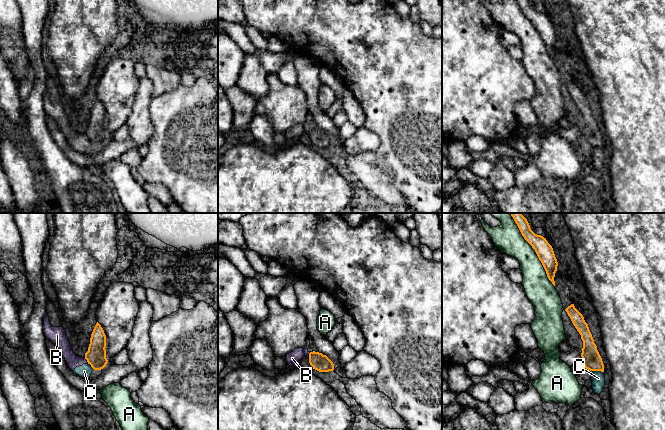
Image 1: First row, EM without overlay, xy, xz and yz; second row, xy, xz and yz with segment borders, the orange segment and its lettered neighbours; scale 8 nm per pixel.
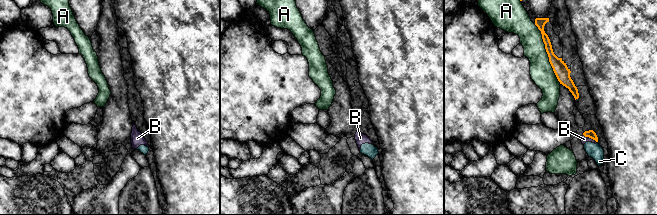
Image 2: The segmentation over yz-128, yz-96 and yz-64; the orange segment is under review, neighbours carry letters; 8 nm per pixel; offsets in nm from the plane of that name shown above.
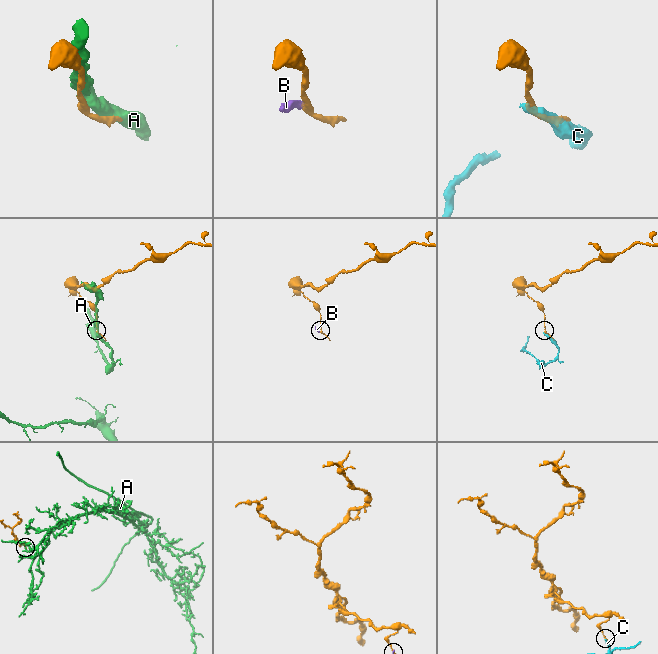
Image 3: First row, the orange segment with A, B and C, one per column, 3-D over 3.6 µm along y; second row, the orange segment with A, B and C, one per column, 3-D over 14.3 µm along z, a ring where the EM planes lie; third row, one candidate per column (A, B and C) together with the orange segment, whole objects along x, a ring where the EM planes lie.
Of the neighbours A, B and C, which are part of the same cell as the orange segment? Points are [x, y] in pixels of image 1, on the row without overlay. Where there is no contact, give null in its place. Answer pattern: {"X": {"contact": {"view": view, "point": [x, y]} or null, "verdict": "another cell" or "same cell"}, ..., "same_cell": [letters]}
{"A": {"contact": {"view": "yz", "point": [537, 31]}, "verdict": "another cell"}, "B": {"contact": {"view": "xy", "point": [86, 135]}, "verdict": "another cell"}, "C": {"contact": {"view": "yz", "point": [597, 146]}, "verdict": "another cell"}, "same_cell": []}

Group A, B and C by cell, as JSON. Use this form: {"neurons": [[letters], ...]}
{"neurons": [["A"], ["B", "C"]]}

